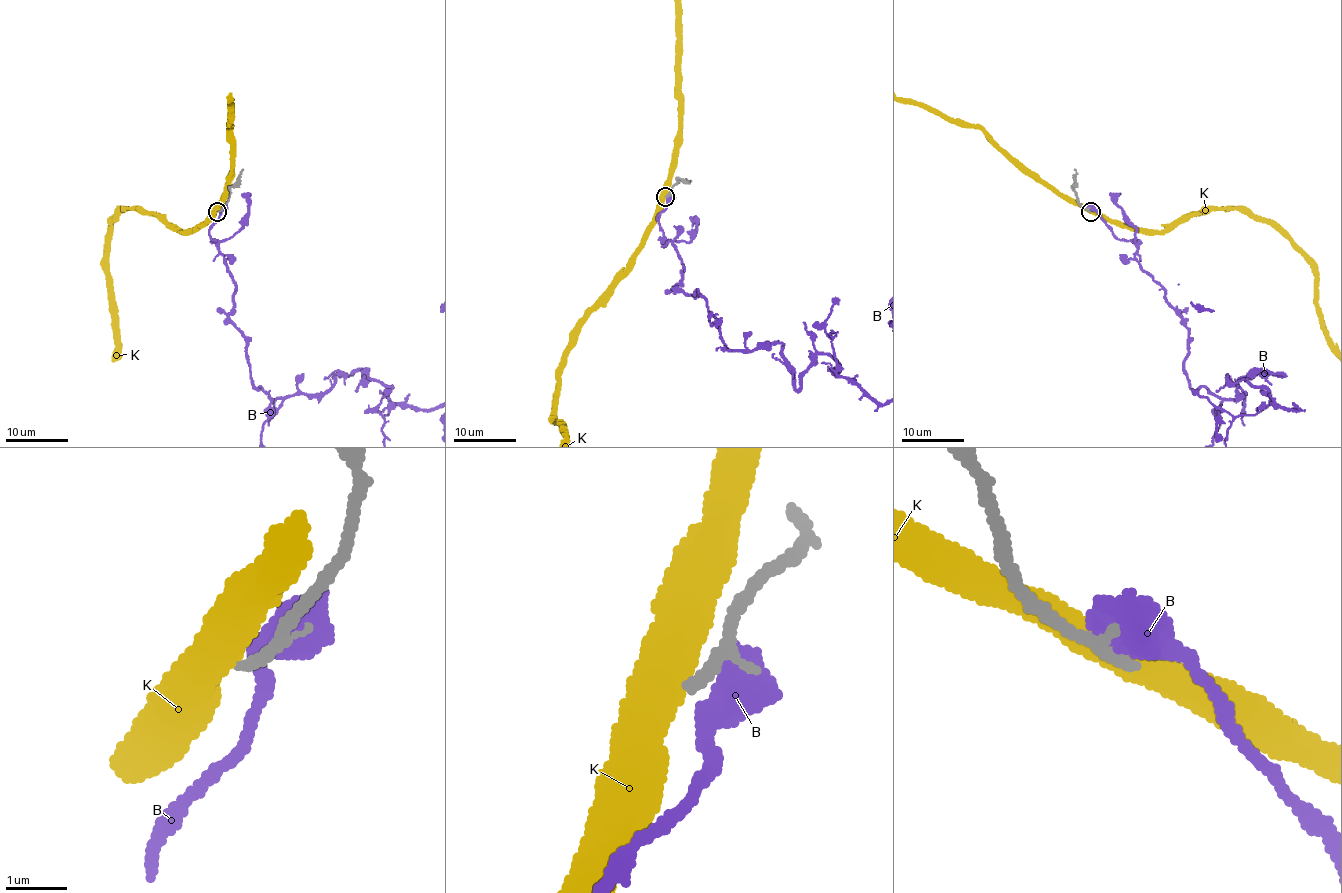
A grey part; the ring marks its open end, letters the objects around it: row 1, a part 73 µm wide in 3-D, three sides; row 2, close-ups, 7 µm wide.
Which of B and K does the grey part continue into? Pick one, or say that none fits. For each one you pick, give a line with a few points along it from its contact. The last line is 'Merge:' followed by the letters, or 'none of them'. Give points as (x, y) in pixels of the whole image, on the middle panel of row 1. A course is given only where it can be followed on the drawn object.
Merge: none of them

